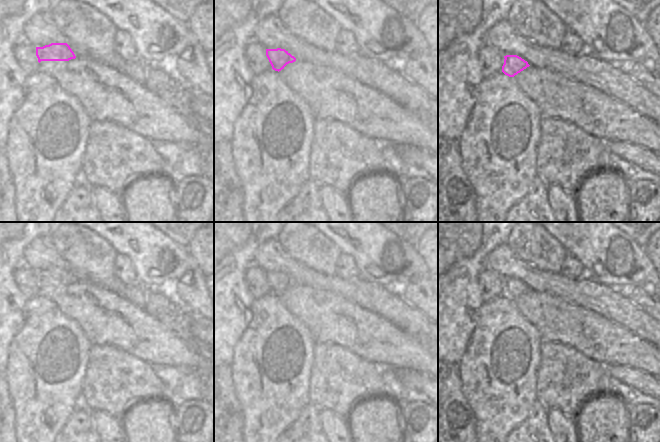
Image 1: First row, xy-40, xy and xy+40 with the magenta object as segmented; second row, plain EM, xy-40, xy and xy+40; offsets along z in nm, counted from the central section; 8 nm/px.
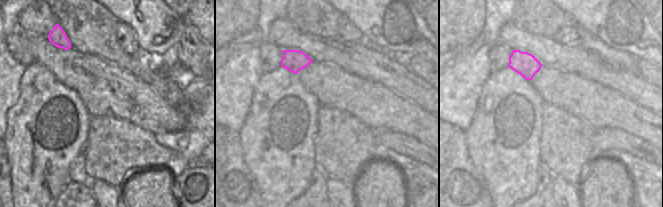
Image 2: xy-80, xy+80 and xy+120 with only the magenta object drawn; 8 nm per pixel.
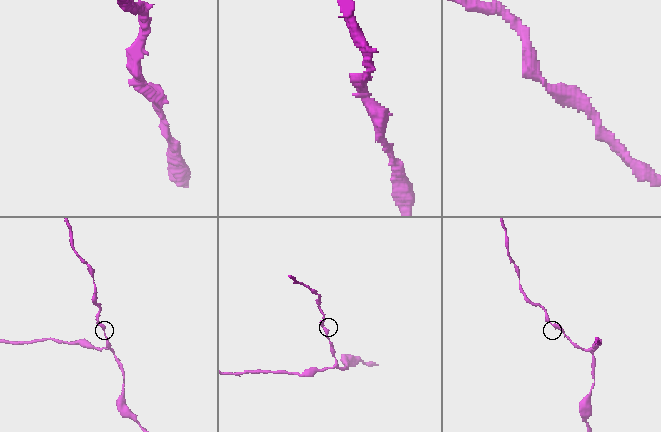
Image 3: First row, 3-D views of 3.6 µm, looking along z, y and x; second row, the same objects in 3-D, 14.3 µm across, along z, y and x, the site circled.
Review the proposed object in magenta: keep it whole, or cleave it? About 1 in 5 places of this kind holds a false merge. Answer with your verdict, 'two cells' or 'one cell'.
one cell

